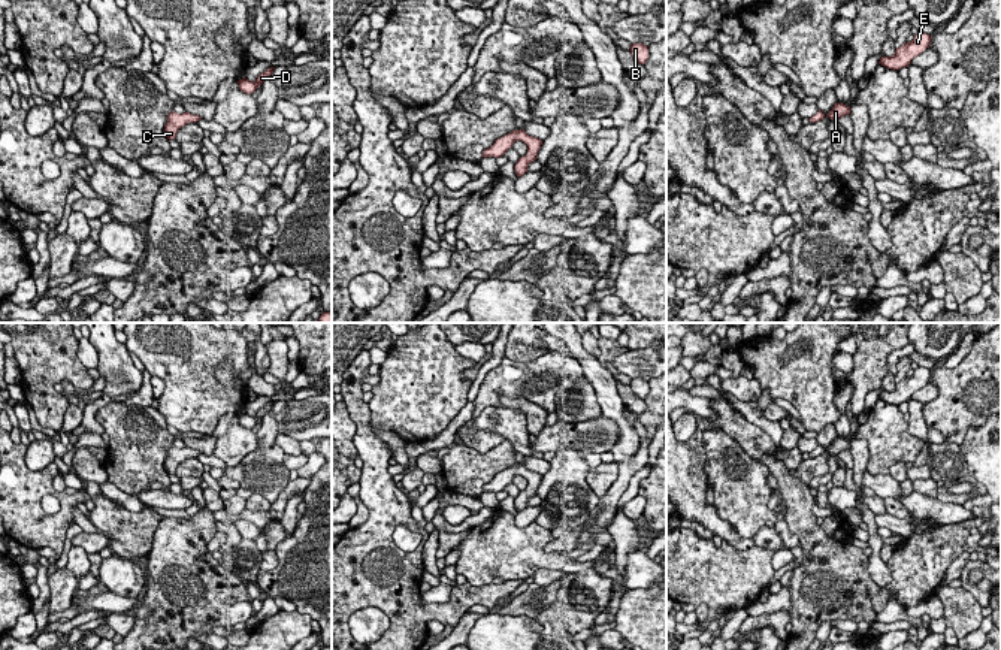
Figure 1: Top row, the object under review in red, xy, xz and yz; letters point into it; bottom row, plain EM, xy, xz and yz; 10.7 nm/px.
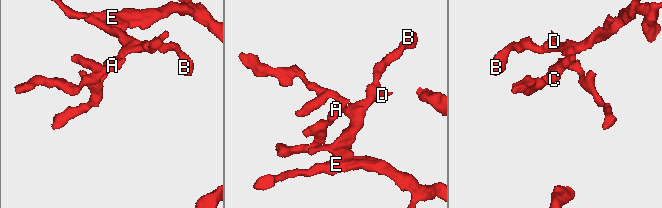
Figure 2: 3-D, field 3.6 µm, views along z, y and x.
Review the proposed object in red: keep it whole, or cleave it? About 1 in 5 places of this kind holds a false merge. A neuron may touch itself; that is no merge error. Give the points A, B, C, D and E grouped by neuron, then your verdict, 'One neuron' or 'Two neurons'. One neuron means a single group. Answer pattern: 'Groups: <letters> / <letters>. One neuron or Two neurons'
Groups: A B C D E. One neuron

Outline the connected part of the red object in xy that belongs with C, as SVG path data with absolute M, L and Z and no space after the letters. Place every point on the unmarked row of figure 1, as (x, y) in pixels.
M172 445L170 448L167 448L164 469L169 475L172 475L176 472L176 468L181 462L184 462L188 457L197 457L199 454L202 454L199 450L193 450L190 447L176 448Z

